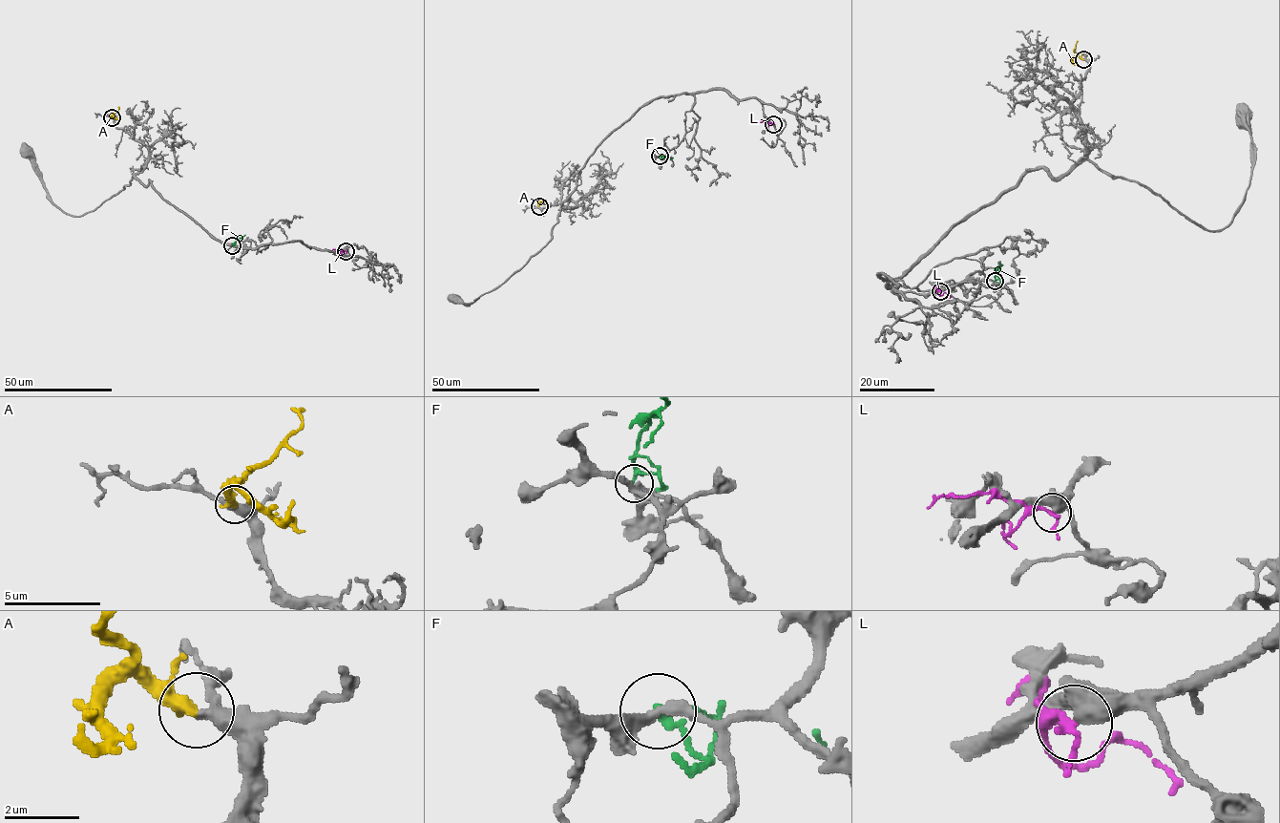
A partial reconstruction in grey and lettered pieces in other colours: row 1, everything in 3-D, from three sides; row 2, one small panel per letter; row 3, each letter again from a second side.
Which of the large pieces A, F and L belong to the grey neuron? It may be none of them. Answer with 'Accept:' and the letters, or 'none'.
Accept: A

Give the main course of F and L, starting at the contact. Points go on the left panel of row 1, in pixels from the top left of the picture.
F: (232, 245), (245, 234)
L: (346, 250), (331, 250)

